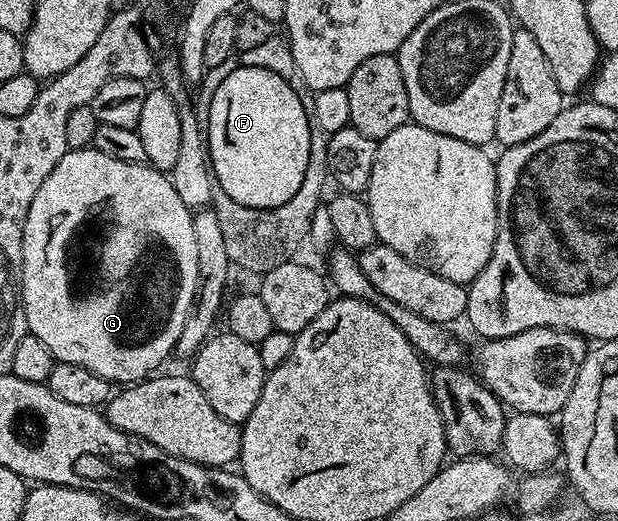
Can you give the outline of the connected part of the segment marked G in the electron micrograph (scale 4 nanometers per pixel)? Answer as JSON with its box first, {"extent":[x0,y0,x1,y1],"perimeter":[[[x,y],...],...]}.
{"extent":[23,146,197,386],"perimeter":[[[93,146],[72,148],[53,166],[49,178],[41,182],[41,190],[33,194],[29,214],[23,227],[23,305],[27,319],[27,331],[41,338],[49,346],[56,362],[73,362],[73,366],[85,366],[93,374],[111,381],[115,386],[130,386],[158,373],[166,356],[175,350],[177,338],[181,338],[181,326],[185,326],[185,314],[189,314],[193,302],[193,290],[197,290],[197,241],[193,239],[192,209],[181,202],[177,190],[173,190],[170,175],[158,172],[144,162],[121,162],[121,158],[109,158]]]}

